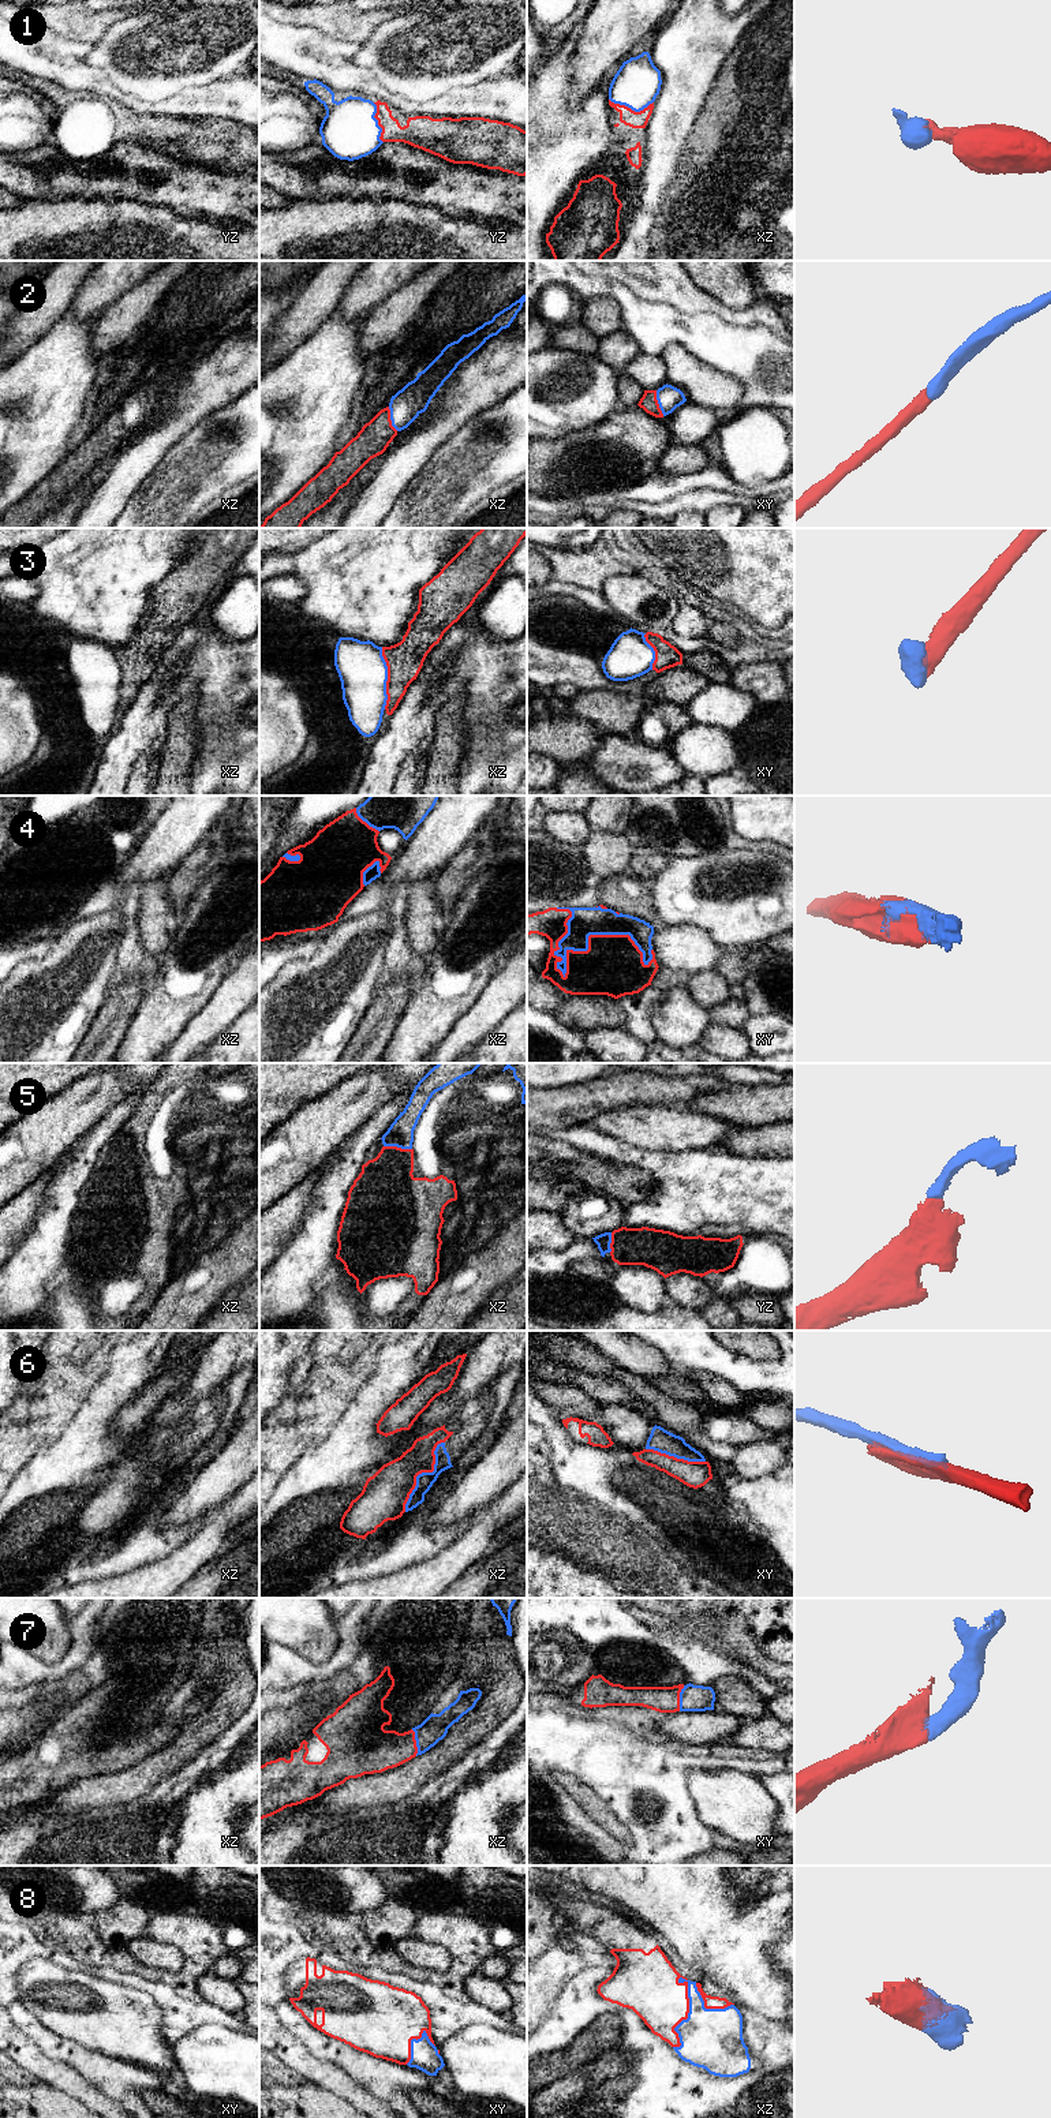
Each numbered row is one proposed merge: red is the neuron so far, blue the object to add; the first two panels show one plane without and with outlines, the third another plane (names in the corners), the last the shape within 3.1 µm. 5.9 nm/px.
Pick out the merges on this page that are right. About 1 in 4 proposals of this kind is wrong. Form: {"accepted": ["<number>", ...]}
{"accepted": ["1", "2", "3", "4", "5", "7", "8"]}

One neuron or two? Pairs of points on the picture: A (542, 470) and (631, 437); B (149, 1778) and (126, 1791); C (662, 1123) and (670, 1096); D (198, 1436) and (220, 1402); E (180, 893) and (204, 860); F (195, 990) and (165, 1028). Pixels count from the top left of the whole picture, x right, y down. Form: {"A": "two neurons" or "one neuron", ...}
{"A": "one neuron", "B": "one neuron", "C": "two neurons", "D": "one neuron", "E": "one neuron", "F": "one neuron"}

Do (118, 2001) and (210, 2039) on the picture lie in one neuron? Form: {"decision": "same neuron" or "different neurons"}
{"decision": "different neurons"}

